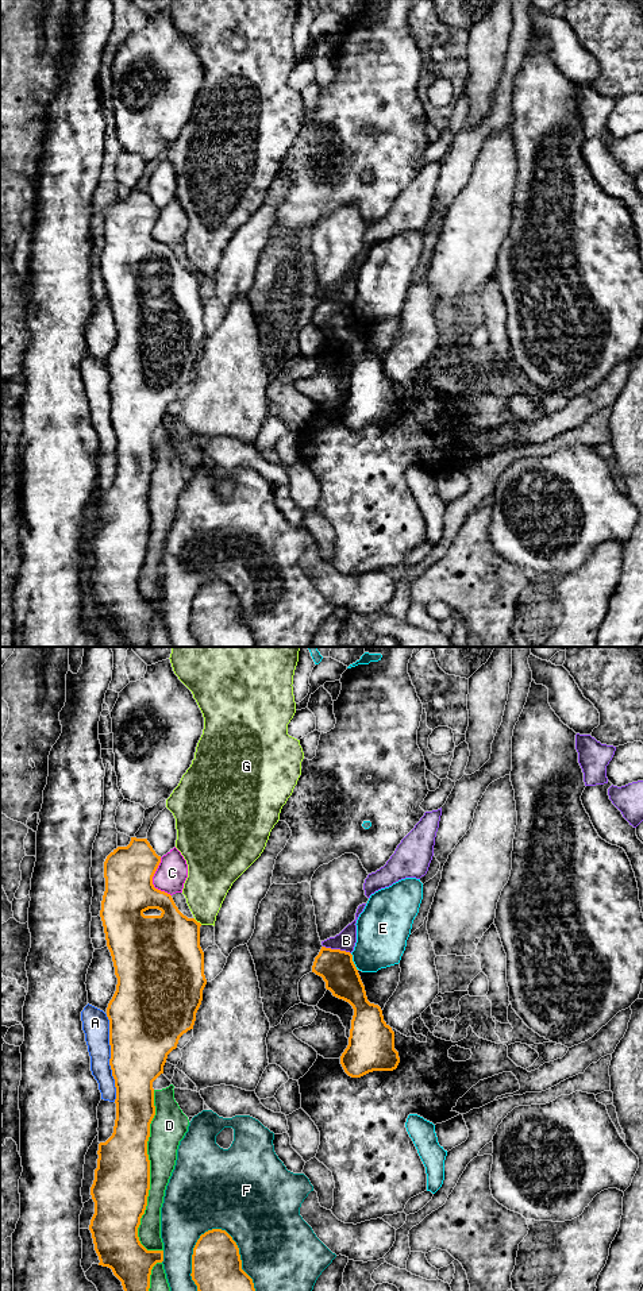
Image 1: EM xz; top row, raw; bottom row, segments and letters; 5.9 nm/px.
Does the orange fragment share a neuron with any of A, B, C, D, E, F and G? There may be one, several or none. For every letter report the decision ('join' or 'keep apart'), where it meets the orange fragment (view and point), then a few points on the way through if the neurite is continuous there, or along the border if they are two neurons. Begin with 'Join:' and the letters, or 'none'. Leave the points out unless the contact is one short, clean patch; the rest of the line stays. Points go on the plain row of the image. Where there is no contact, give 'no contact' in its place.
Join: none
A: keep apart | xz (111, 409)
B: keep apart | xz (337, 301) | along xz (323, 297), (331, 301), (345, 301), (350, 305)
C: keep apart | xz (151, 232)
D: keep apart | xz (149, 530)
E: keep apart | xz (353, 313)
F: keep apart | xz (238, 602)
G: keep apart | xz (196, 273)

